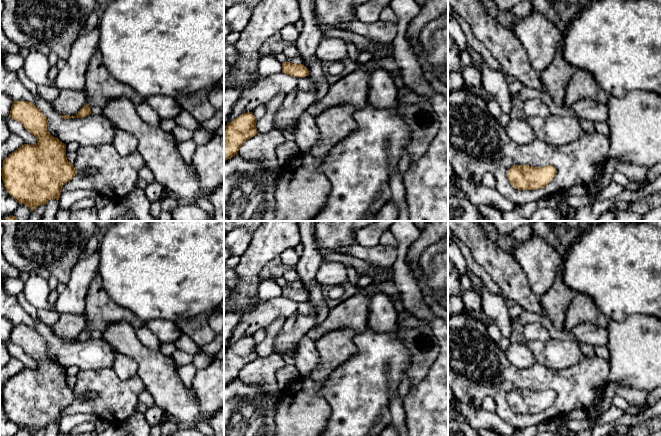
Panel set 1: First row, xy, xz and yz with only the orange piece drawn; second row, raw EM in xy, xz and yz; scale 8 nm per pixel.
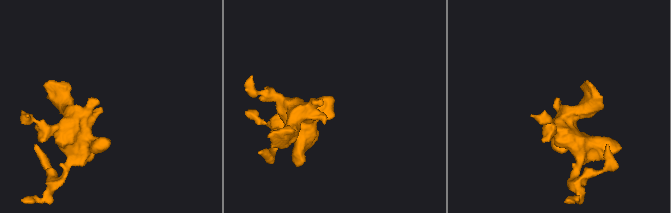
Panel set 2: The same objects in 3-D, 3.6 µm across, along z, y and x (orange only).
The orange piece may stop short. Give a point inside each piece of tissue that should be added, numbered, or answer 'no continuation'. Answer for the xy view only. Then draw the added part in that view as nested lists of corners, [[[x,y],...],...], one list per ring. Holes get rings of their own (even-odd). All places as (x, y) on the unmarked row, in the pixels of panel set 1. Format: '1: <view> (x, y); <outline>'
1: xy (100, 311); [[[99,276],[91,281],[85,302],[84,314],[89,331],[99,330],[103,333],[112,323],[120,321],[129,322],[136,330],[143,325],[131,311],[113,303]]]

